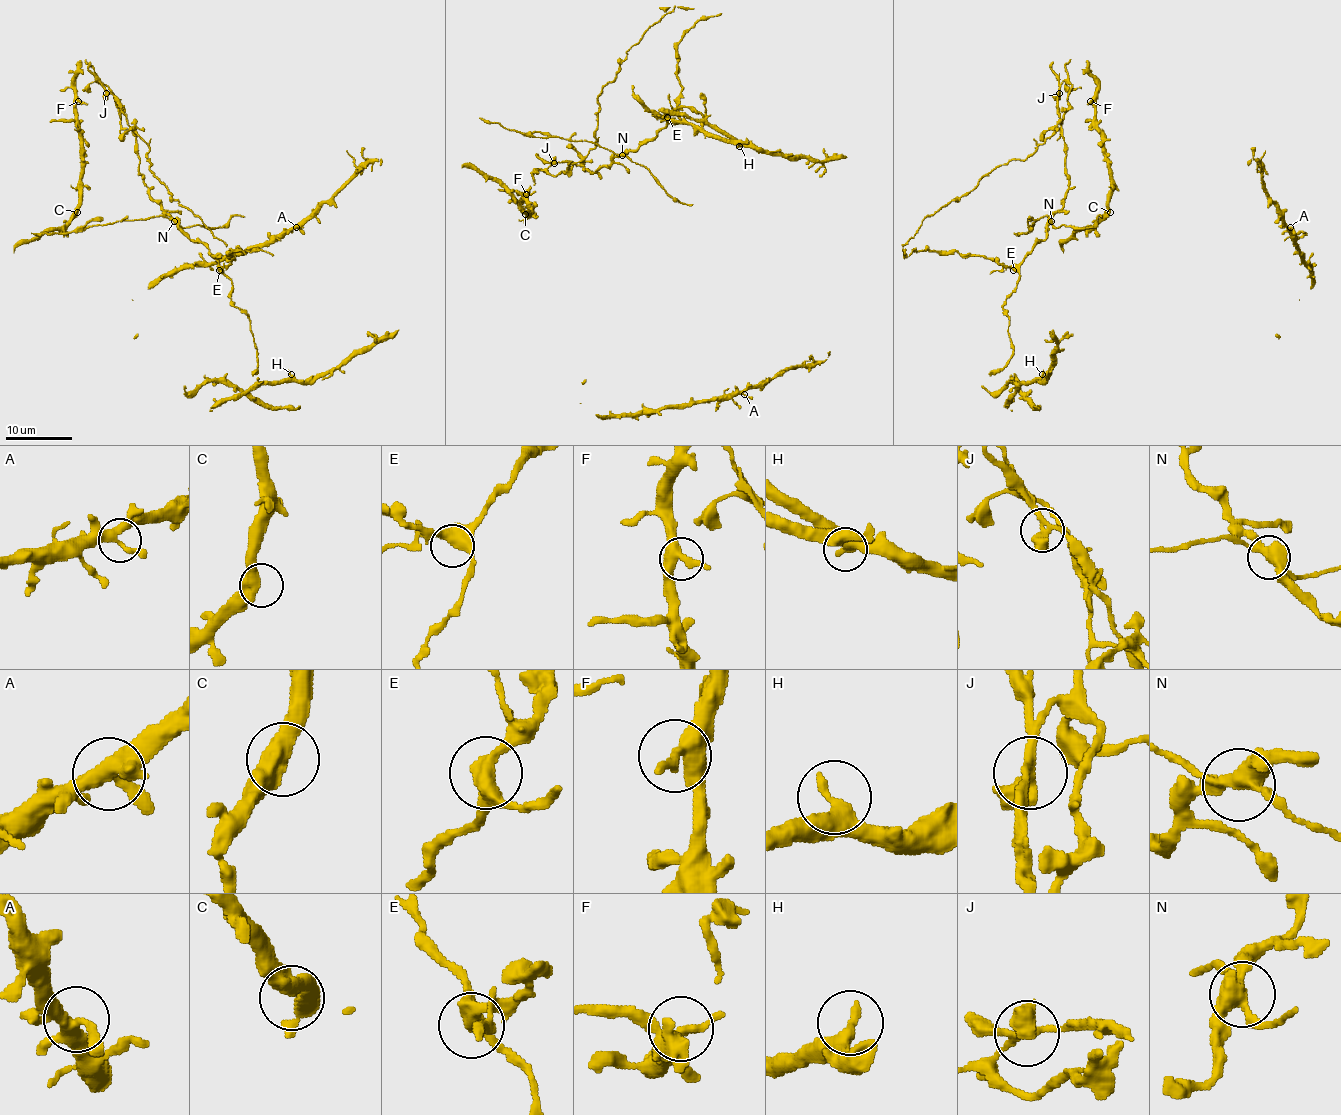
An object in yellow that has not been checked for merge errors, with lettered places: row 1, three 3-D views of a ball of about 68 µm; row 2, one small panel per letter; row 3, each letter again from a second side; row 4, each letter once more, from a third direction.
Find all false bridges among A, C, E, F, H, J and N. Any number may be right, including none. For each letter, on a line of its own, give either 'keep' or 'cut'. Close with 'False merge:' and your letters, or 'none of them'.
A: keep
C: keep
E: keep
F: keep
H: keep
J: cut
N: cut
False merge: J, N

